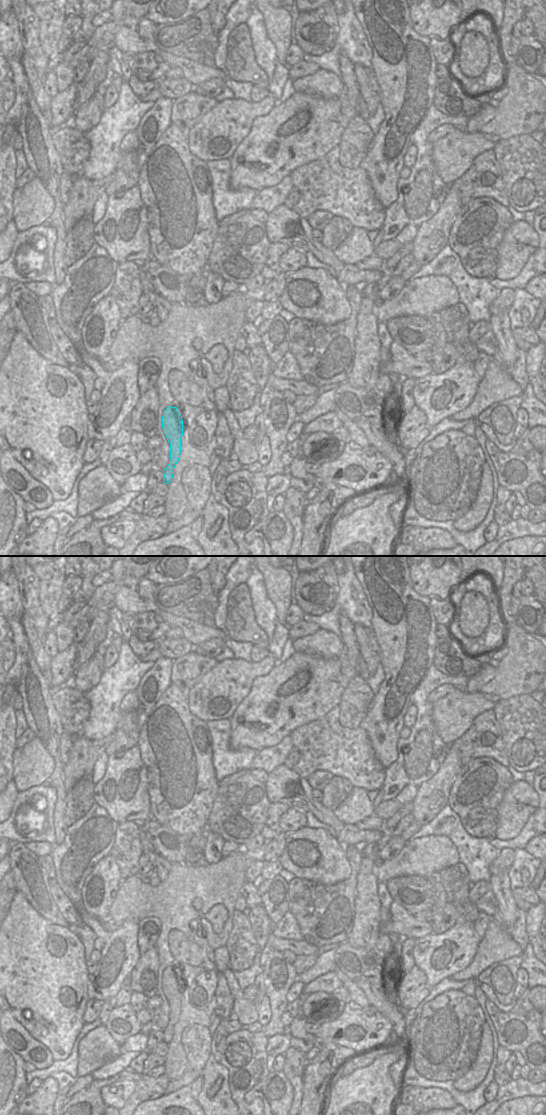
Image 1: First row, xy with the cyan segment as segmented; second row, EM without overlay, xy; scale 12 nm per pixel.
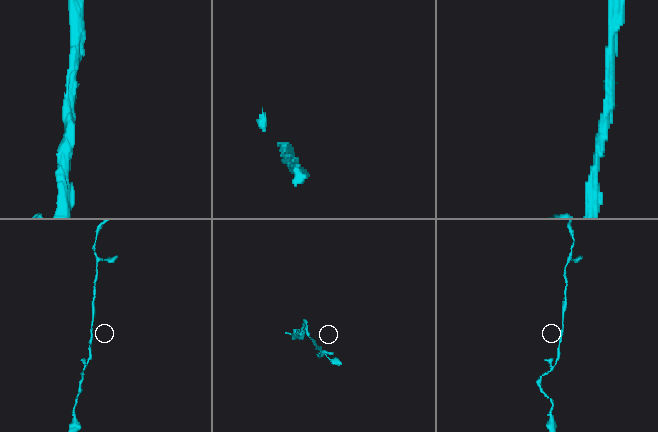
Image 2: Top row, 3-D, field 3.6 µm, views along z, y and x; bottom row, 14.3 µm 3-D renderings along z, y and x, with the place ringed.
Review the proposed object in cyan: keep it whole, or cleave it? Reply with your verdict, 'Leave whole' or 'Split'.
Split.

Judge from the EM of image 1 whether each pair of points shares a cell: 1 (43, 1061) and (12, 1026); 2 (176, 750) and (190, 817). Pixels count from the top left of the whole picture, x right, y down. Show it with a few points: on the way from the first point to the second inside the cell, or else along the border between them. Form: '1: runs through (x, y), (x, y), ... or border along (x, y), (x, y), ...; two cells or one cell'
1: runs through (44, 1050), (42, 1047), (34, 1046), (23, 1035); one cell
2: runs through (179, 767), (182, 800); one cell

